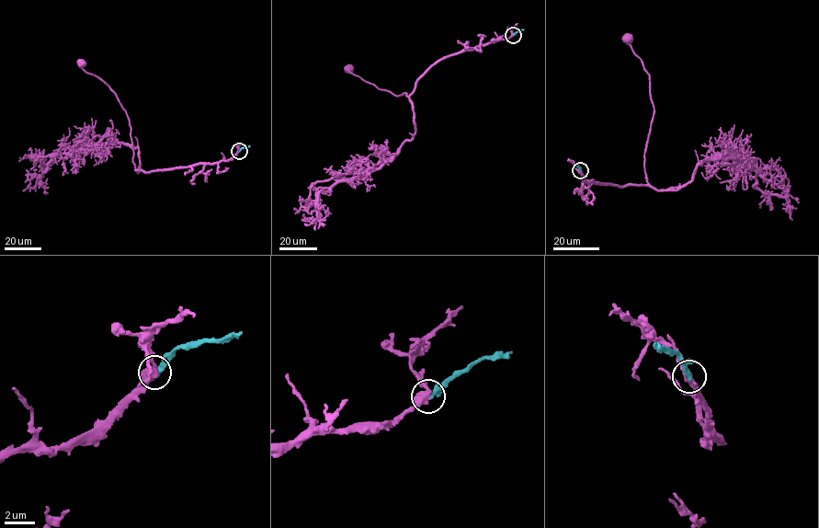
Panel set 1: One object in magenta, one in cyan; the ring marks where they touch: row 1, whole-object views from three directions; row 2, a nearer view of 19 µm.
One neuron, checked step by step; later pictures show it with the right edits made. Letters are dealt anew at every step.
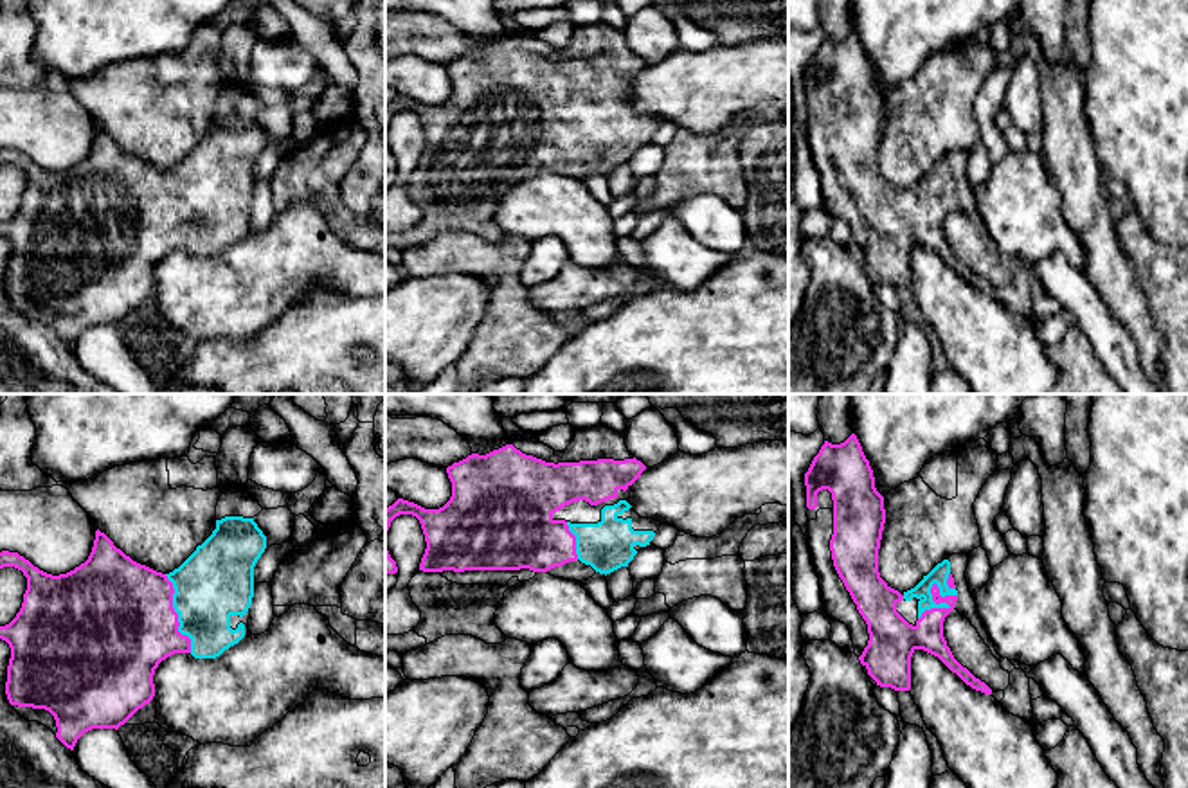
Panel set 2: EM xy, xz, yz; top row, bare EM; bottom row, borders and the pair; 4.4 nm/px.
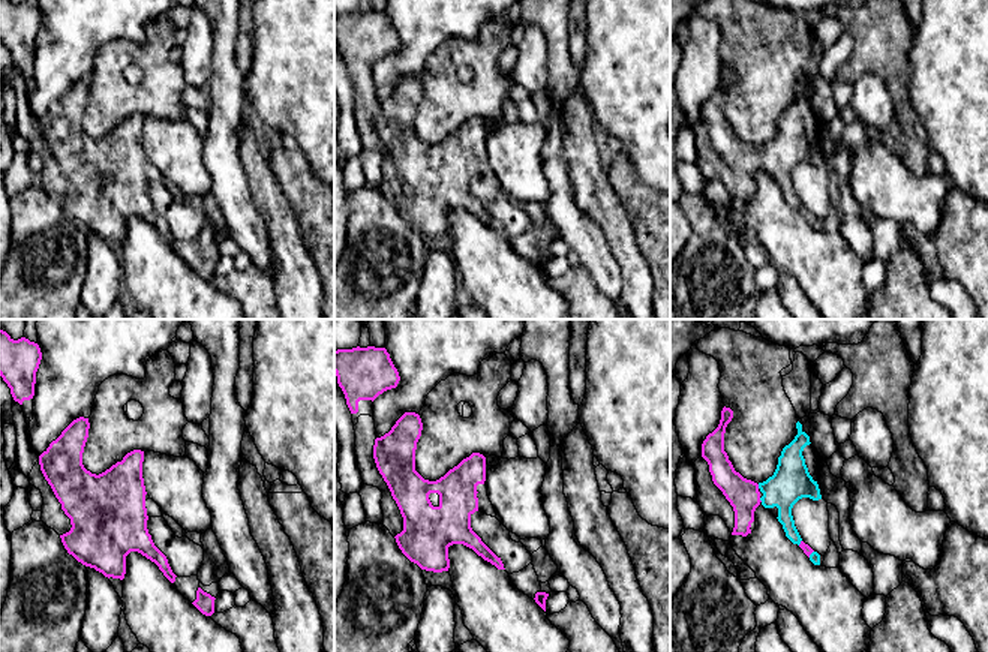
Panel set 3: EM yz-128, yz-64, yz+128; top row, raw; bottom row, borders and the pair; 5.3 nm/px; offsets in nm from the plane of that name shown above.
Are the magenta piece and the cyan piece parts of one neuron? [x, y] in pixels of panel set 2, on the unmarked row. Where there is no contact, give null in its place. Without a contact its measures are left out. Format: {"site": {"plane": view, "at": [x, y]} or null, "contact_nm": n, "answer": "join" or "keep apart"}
{"site": {"plane": "yz", "at": [931, 188]}, "contact_nm": 200, "answer": "join"}

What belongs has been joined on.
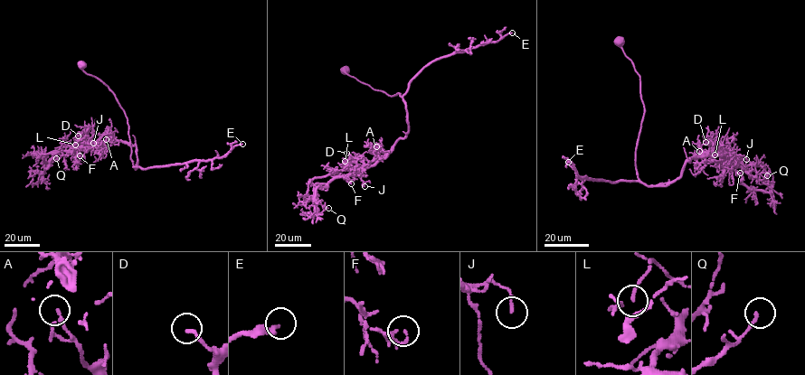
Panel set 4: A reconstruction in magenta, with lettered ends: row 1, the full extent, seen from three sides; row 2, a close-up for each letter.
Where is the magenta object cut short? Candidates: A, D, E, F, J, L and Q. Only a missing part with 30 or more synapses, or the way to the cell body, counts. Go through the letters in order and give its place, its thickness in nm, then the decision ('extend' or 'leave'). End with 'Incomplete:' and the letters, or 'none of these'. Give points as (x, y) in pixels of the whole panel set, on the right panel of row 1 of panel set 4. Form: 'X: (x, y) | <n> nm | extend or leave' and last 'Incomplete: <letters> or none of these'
A: (699, 151) | 110 nm | leave
D: (705, 142) | 180 nm | leave
E: (568, 162) | 240 nm | extend
F: (740, 173) | 130 nm | leave
J: (746, 159) | 130 nm | leave
L: (715, 154) | 100 nm | leave
Q: (767, 175) | 160 nm | leave
Incomplete: E

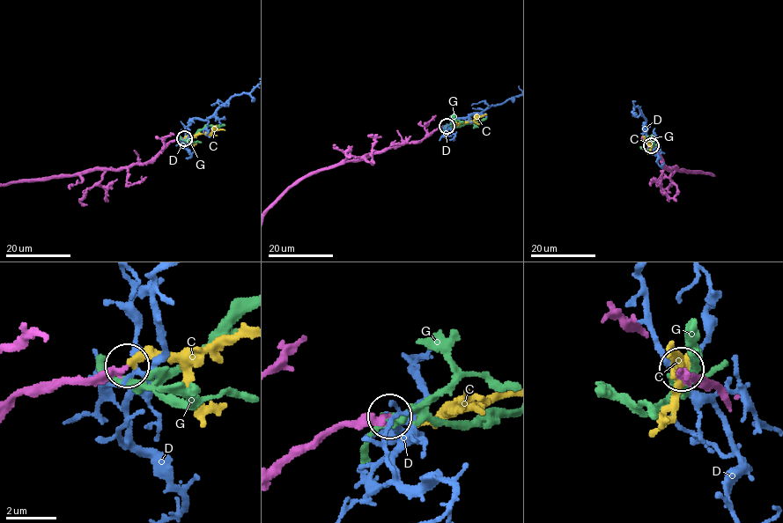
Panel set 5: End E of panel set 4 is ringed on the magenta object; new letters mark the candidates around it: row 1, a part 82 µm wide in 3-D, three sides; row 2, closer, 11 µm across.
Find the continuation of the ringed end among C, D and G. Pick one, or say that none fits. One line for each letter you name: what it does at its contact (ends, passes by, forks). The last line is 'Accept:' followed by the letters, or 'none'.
C: it ends
Accept: C

